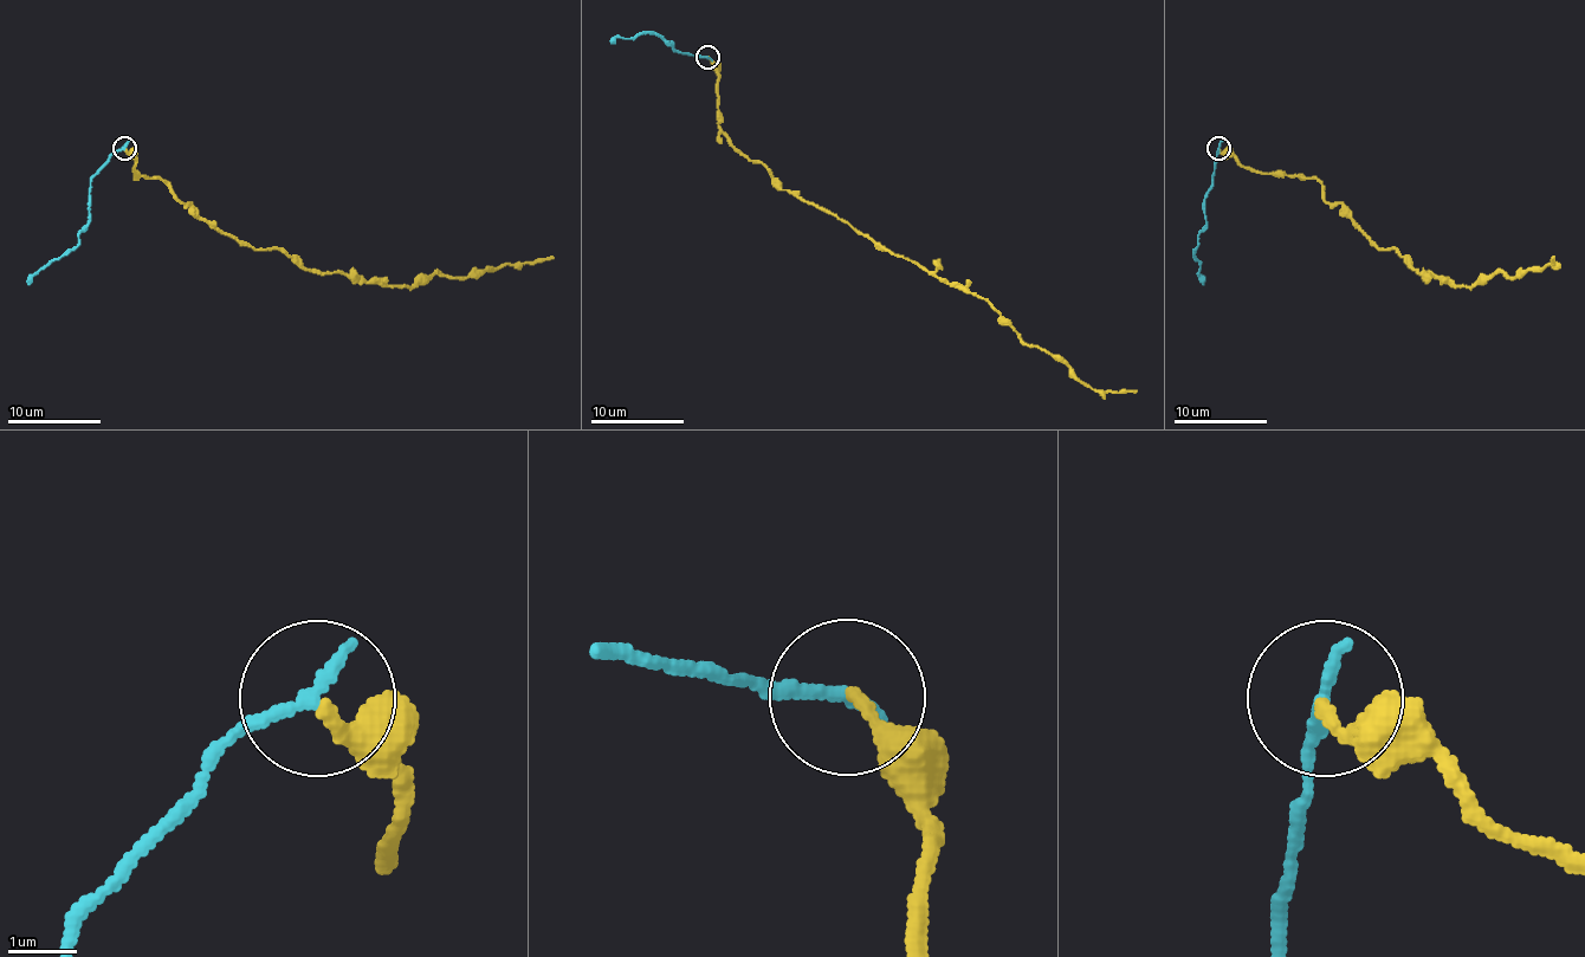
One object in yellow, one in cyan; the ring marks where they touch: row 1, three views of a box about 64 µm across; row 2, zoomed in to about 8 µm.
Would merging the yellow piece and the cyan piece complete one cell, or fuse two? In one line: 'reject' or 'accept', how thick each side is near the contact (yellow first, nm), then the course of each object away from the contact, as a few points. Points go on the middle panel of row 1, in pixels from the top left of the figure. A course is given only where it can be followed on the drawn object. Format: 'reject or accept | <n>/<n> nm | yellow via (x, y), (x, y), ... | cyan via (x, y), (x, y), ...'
reject | 190/220 nm | yellow via (707, 57), (717, 73), (719, 131), (771, 179), (888, 251), (965, 286), (1094, 389), (1137, 389) | cyan via (707, 57), (675, 52), (673, 43), (671, 45), (661, 36), (616, 38), (612, 43)

